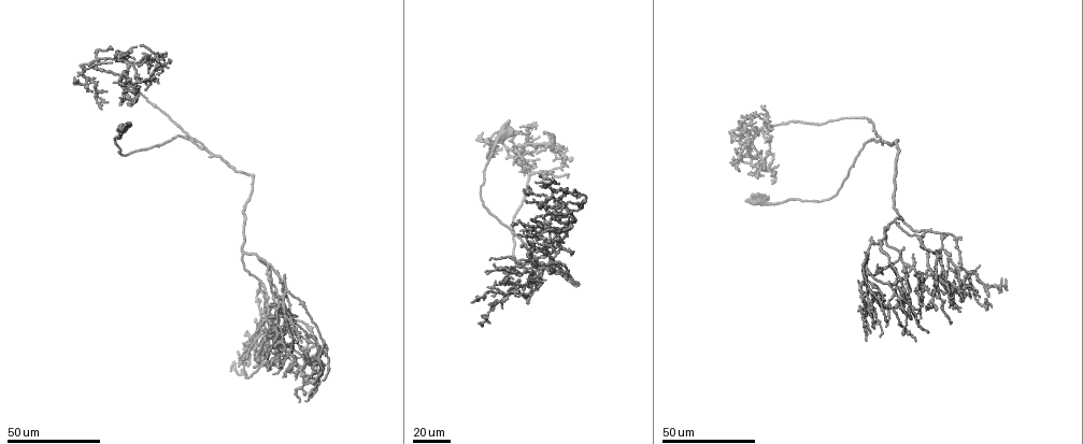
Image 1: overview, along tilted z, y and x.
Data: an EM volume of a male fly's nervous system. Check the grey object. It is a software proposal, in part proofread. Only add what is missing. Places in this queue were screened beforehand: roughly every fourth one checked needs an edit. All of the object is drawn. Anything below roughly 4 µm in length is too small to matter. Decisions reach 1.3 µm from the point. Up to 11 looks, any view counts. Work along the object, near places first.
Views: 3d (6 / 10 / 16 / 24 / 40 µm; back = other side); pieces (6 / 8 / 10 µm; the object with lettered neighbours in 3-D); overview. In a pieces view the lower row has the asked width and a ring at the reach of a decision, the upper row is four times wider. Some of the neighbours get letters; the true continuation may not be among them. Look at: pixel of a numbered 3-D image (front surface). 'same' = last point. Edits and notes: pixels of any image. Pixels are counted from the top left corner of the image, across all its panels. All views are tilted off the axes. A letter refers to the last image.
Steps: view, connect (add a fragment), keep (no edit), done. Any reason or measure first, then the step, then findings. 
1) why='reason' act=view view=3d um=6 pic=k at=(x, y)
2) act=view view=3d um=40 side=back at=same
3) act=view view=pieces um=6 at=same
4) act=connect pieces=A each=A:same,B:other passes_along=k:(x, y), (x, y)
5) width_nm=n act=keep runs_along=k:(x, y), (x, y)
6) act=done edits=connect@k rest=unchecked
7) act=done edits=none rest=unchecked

why='free end' act=view view=3d um=40 pic=1 at=(141, 45)

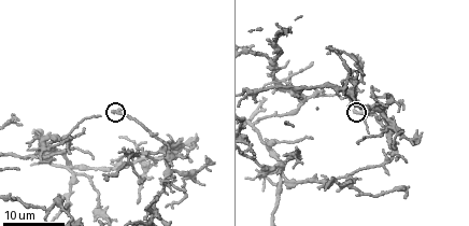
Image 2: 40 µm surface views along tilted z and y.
act=view view=pieces um=8 pic=2 at=(112, 113)

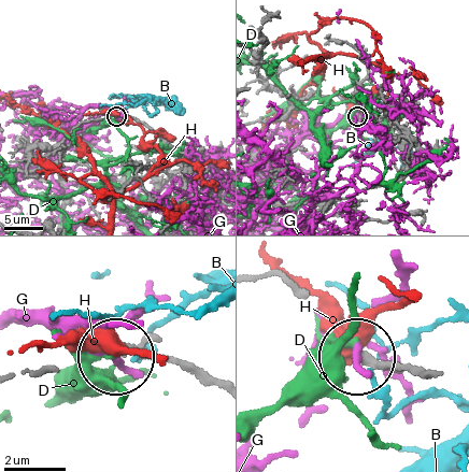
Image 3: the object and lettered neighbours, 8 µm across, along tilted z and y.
act=keep each=B:other,D:other,G:other,H:other runs_along=3:(420, 372), (364, 359) found='no lettered fragment goes on from it'

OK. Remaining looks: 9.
why='branch stops here' act=view view=3d um=16 pic=2 at=(69, 154)

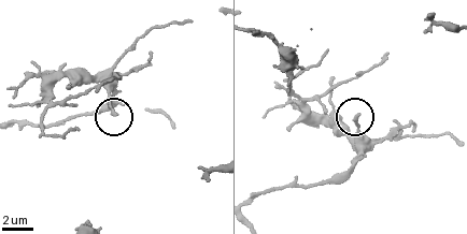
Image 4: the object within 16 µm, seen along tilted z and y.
act=view view=pieces um=8 pic=4 at=(115, 114)

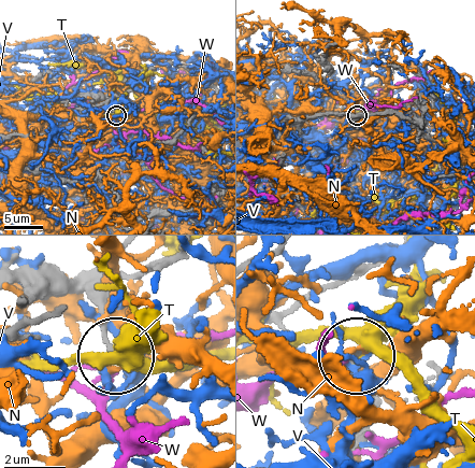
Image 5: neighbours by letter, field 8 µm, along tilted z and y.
act=keep each=N:other,T:other,V:other,W:other found='none of them fits'

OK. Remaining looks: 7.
act=view view=3d um=40 pic=1 at=(297, 315)

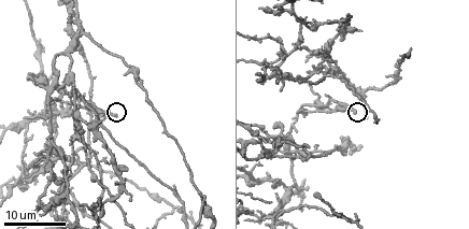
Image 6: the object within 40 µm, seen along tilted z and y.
act=view view=pieces um=6 pic=6 at=(355, 111)

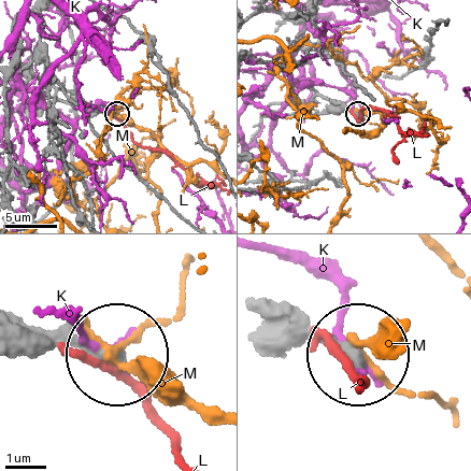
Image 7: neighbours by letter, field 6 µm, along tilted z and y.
act=keep each=K:other,L:other,M:other runs_along=7:(15, 325), (110, 357) found='no lettered fragment goes on from it'

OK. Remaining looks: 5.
act=view view=3d um=24 pic=6 at=(276, 192)

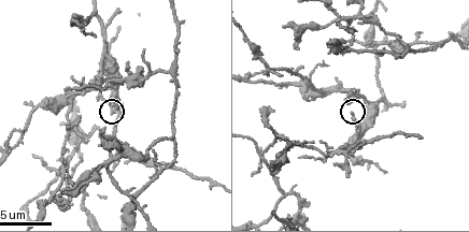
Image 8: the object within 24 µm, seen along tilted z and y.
why='what lies round it' act=view view=pieces um=6 pic=8 at=(111, 115)

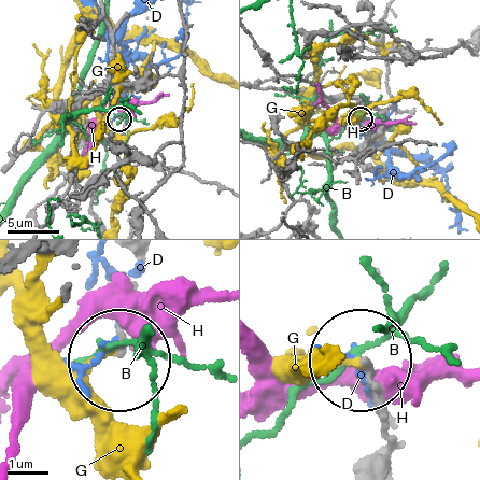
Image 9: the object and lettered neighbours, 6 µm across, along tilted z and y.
act=keep each=B:other,D:other,G:other,H:other found='none of them fits'

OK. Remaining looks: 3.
why='an open end' act=view view=3d um=40 pic=1 at=(524, 289)

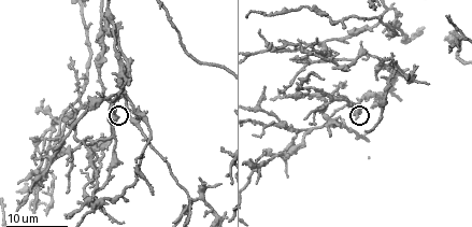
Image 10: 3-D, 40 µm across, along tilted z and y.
act=view view=pieces um=10 pic=10 at=(354, 117)

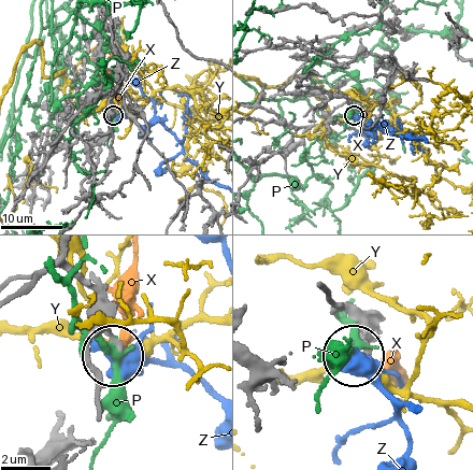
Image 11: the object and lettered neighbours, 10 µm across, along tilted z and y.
act=keep each=P:other,X:other,Y:other,Z:other found='none of them fits'

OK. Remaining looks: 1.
act=done edits=none rest=unchecked

